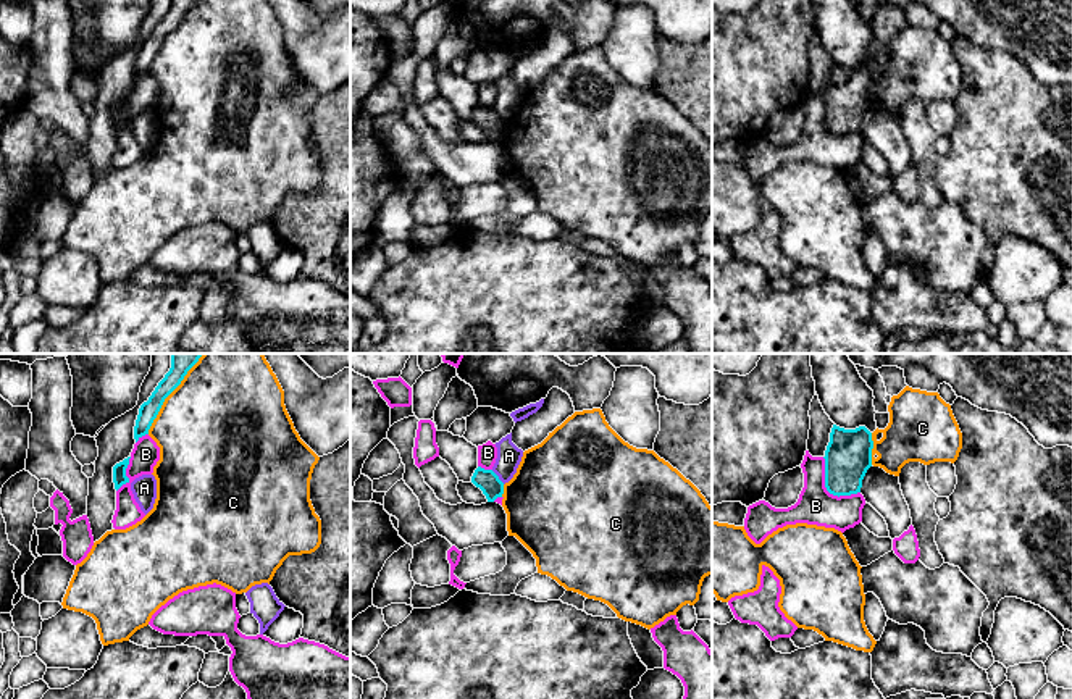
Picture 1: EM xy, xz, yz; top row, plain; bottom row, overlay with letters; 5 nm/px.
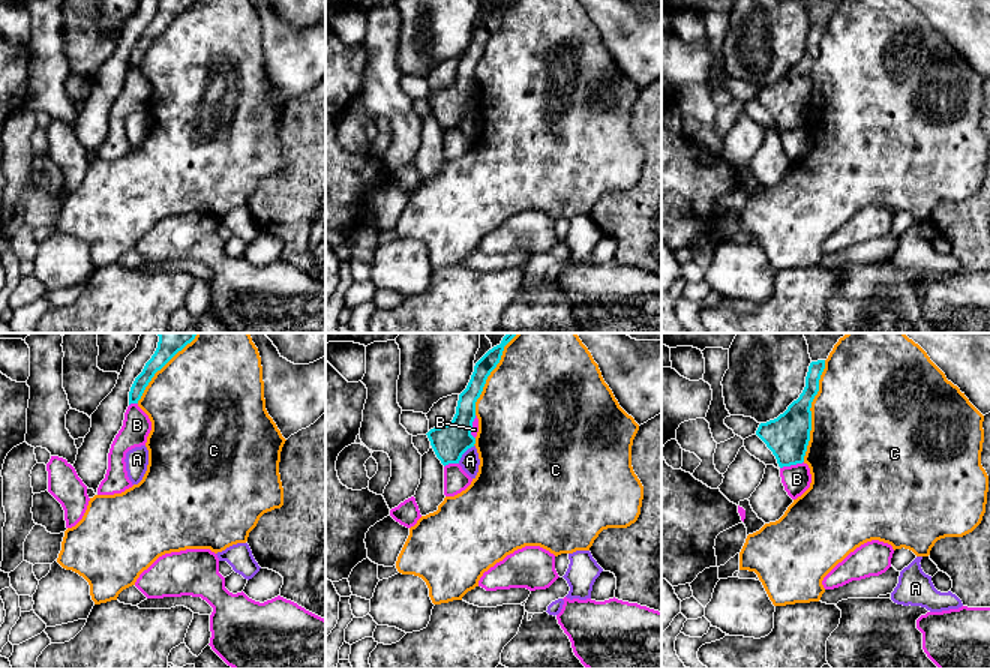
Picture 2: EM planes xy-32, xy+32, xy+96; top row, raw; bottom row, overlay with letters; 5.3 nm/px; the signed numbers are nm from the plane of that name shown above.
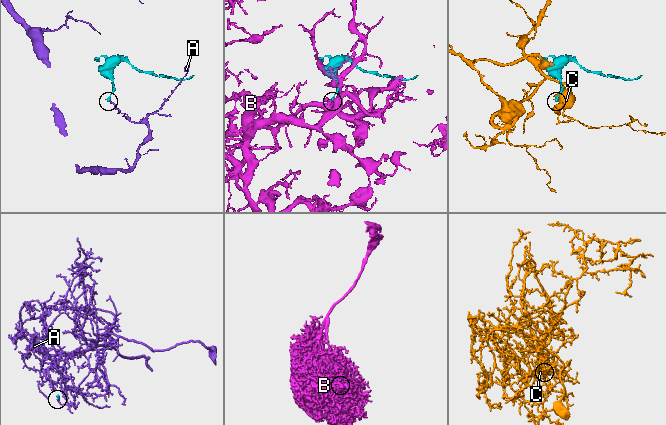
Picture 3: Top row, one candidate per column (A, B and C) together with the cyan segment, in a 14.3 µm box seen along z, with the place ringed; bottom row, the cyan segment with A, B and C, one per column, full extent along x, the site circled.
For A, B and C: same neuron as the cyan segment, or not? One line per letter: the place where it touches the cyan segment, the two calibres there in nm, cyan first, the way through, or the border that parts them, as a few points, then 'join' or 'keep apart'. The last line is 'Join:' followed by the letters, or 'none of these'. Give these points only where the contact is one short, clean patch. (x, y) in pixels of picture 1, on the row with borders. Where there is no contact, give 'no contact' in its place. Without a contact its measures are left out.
A: xz (498, 477) | 110/120 nm | along xz (491, 470), (504, 483) | keep apart
B: yz (827, 489) | 240/190 nm | along yz (822, 457), (824, 486), (830, 493), (838, 496), (859, 493) | keep apart
C: xy (170, 393) | 140/500 nm | keep apart
Join: none of these

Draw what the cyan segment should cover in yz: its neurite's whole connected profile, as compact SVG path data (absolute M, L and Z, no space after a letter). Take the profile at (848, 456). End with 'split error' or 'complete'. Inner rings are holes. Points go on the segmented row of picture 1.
M833 425L825 450L825 488L833 496L861 492L872 467L872 433L865 426L844 429Z; complete

